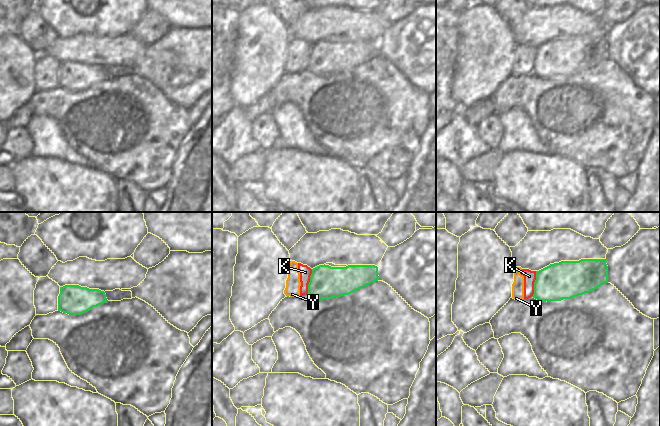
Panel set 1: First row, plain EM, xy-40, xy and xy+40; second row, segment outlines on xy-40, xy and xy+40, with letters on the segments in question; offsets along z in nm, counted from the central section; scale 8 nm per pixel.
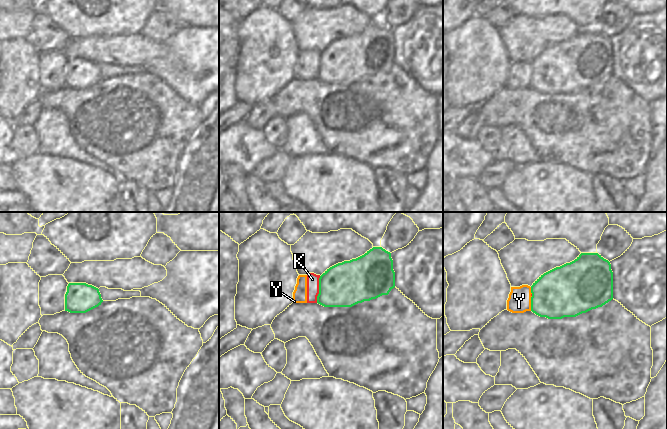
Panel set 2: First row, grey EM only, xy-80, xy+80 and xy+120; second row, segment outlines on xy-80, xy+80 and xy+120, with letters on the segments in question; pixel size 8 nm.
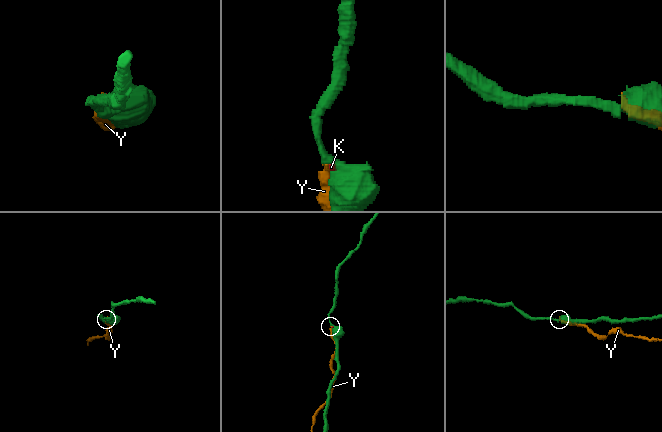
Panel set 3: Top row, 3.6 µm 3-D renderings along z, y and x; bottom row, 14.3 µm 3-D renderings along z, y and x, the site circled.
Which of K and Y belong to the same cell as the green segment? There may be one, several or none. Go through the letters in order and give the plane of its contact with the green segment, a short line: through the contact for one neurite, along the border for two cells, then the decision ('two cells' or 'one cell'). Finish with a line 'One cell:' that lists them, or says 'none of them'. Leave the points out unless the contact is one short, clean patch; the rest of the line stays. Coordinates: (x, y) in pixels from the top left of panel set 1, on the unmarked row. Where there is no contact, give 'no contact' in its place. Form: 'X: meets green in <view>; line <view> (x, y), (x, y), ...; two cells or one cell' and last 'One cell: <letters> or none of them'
K: meets green in xy+40; line xy+40 (536, 47), (534, 69), (531, 72); two cells
Y: no contact; two cells
One cell: none of them

